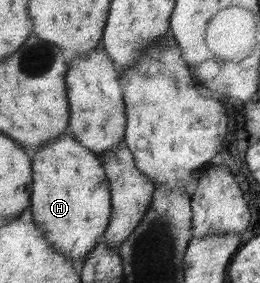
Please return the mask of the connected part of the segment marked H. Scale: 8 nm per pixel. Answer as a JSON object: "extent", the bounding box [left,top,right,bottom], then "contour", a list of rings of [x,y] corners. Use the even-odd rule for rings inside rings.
{"extent":[30,133,113,267],"contour":[[[64,133],[60,139],[40,147],[40,153],[34,155],[34,191],[30,211],[34,211],[34,219],[40,225],[46,225],[46,233],[50,244],[54,244],[60,252],[68,254],[79,267],[90,256],[90,252],[102,241],[105,231],[109,228],[113,215],[113,193],[110,180],[106,174],[104,161],[98,154],[84,146],[76,136]]]}

